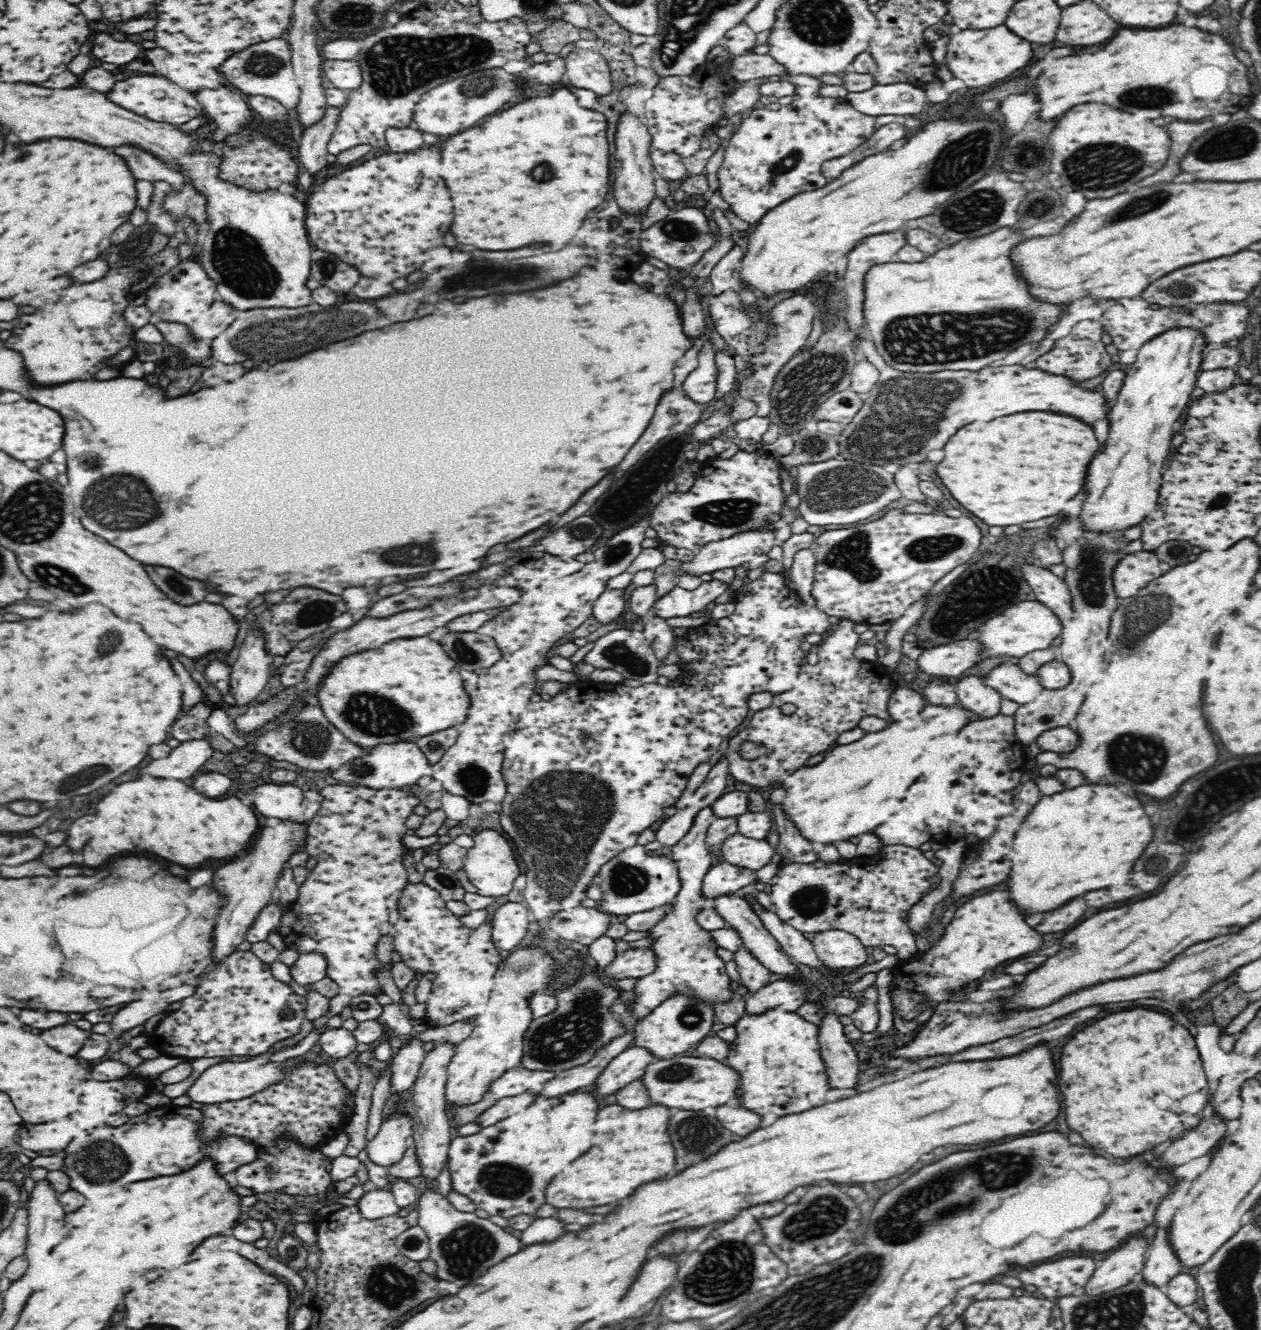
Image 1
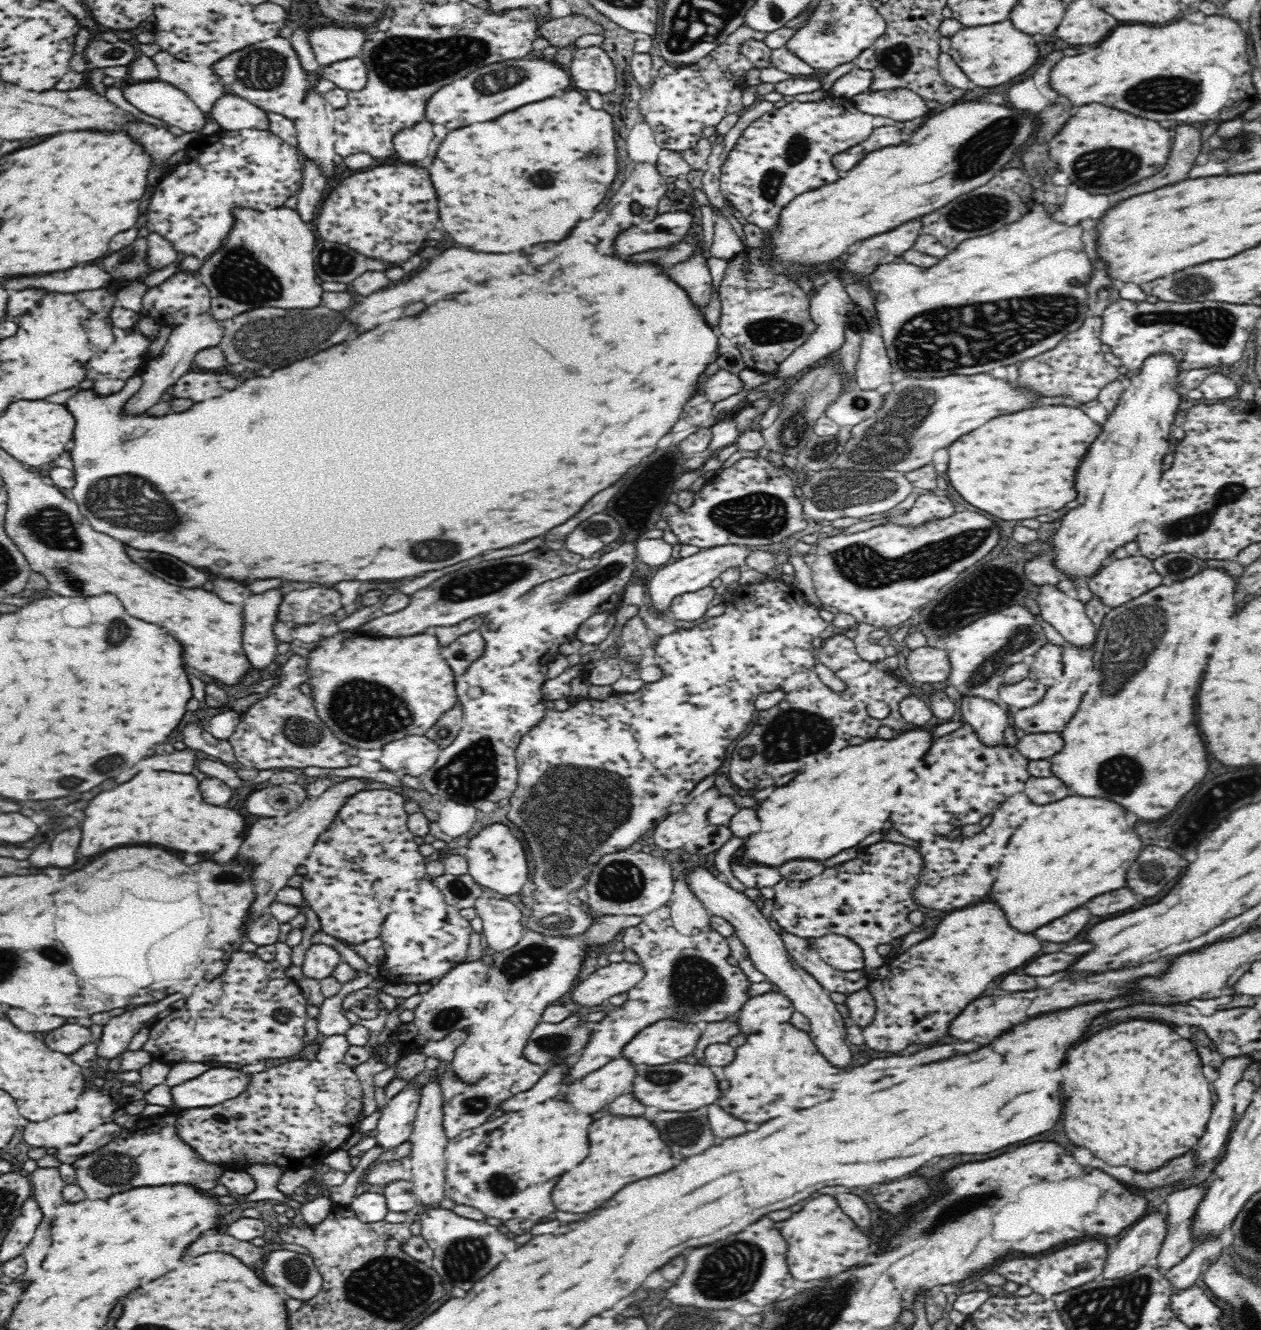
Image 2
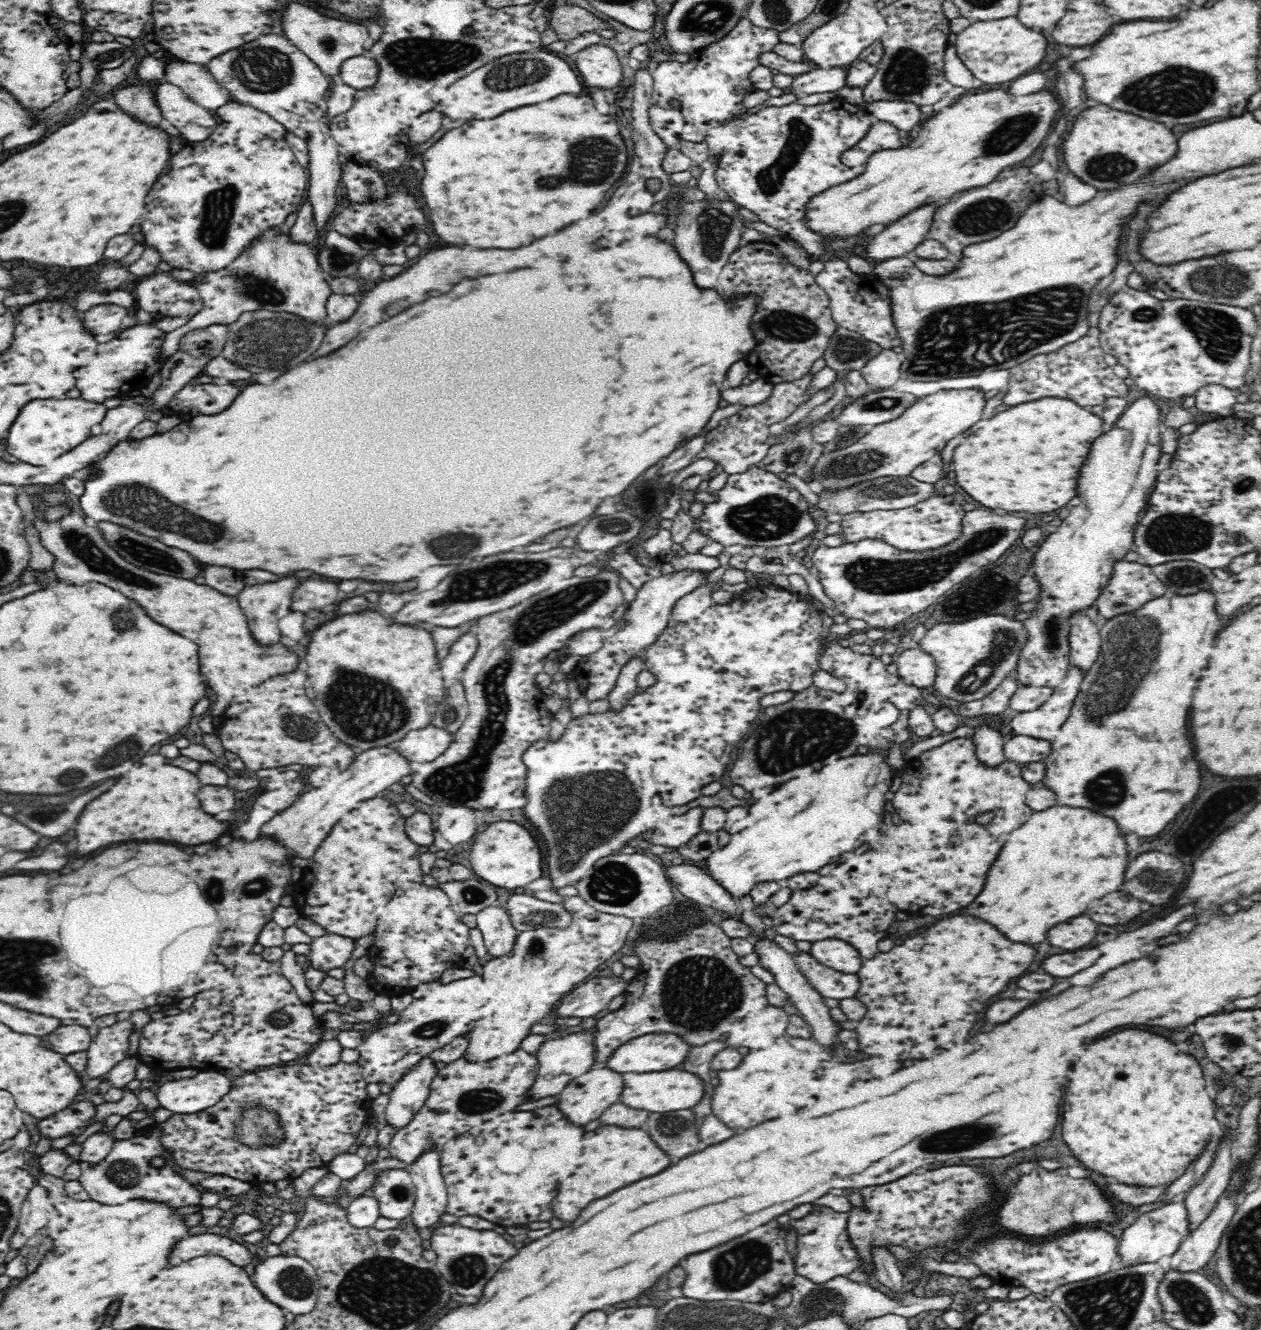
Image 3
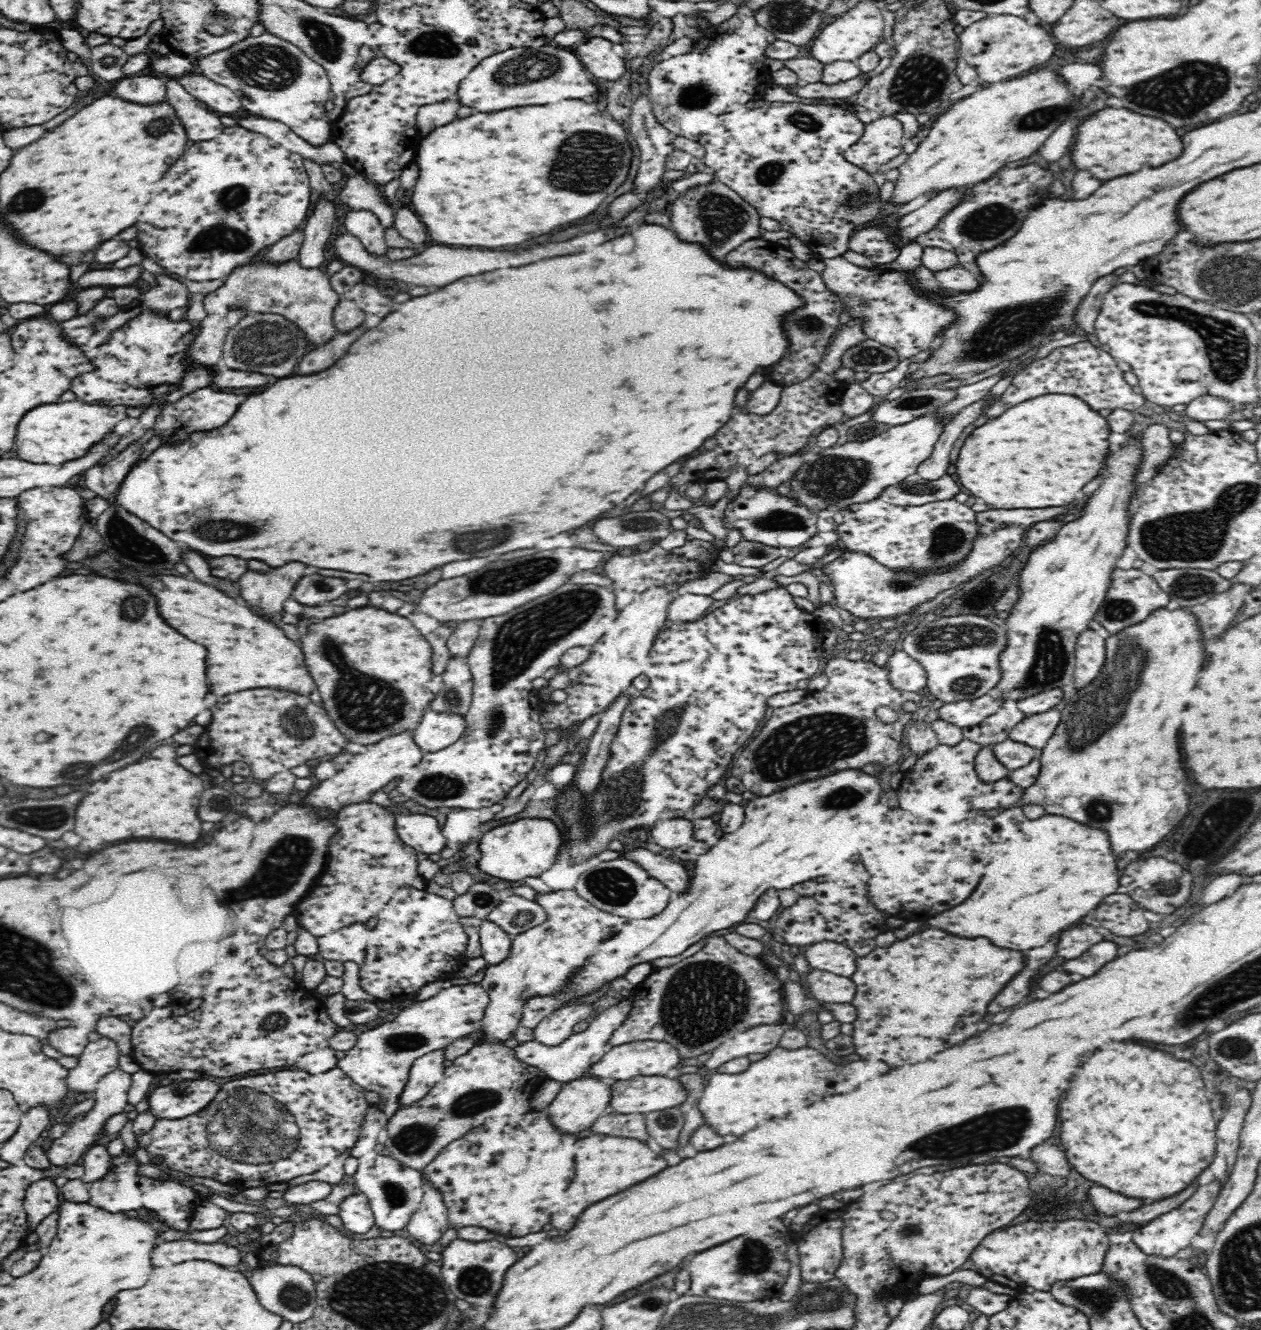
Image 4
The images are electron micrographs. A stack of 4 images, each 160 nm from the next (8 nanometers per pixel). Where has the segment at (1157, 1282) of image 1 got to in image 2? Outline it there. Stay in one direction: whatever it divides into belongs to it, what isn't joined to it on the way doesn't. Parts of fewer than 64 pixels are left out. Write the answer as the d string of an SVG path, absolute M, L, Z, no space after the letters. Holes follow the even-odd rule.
M1204 1184L1177 1190L1167 1196L1164 1204L1167 1208L1167 1228L1164 1242L1156 1254L1154 1264L1160 1272L1165 1273L1170 1268L1180 1264L1193 1251L1192 1233L1190 1228L1194 1223L1194 1212L1198 1202L1204 1196Z

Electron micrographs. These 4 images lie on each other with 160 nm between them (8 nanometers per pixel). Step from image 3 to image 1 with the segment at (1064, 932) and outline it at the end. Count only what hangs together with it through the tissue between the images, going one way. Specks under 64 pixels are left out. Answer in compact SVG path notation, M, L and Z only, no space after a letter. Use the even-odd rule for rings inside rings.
M1080 896L1080 898L1072 900L1072 902L1066 902L1060 910L1054 910L1054 912L1048 912L1048 914L1030 914L1026 918L1026 922L1034 930L1040 930L1044 934L1062 932L1062 930L1072 928L1082 918L1084 910L1086 910L1086 902Z

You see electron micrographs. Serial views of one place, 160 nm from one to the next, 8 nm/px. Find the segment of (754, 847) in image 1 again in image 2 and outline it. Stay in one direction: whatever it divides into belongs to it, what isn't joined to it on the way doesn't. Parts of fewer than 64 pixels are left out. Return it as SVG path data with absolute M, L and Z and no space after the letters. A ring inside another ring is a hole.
M741 845L731 856L730 868L732 873L744 887L764 889L774 887L782 880L779 867L757 864L757 862L745 862L745 846Z

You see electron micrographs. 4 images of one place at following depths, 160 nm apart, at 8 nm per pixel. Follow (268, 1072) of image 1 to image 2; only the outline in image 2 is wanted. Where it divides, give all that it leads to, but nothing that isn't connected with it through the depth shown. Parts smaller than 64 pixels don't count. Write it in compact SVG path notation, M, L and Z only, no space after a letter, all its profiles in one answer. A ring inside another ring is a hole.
M211 1067L200 1076L172 1087L172 1097L182 1109L215 1106L244 1094L250 1086L251 1076L252 1073L244 1072L242 1068Z

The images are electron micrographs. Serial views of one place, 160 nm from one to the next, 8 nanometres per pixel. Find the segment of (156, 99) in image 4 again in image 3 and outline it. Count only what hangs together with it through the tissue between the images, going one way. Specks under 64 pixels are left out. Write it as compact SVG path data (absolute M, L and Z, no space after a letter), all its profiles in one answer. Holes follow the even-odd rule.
M150 86L124 87L116 94L116 104L130 112L132 118L140 118L140 122L148 122L148 126L160 128L162 114L154 102L154 88Z

